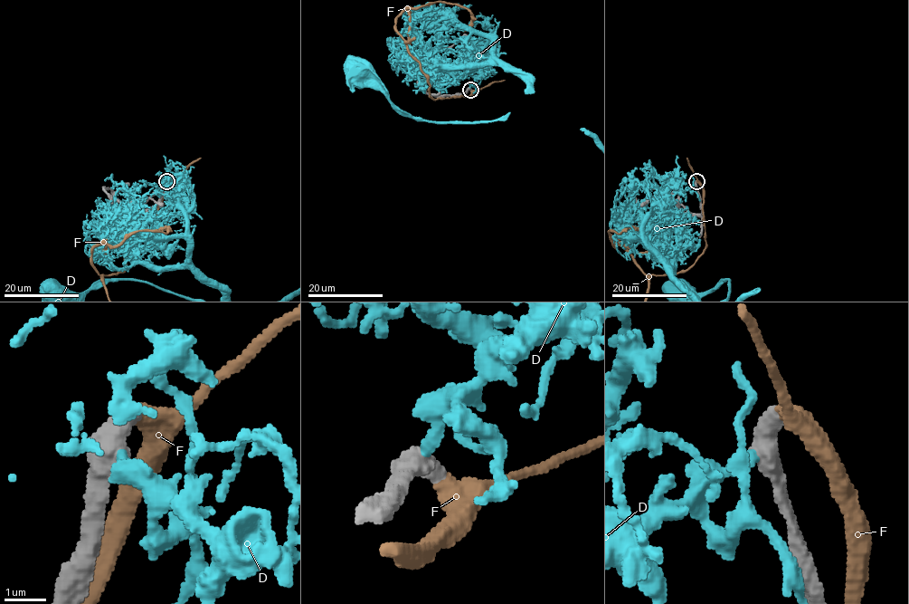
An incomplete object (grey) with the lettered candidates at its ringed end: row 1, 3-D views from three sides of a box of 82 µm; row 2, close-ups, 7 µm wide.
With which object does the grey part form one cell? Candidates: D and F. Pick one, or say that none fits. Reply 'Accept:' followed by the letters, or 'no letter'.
Accept: F

